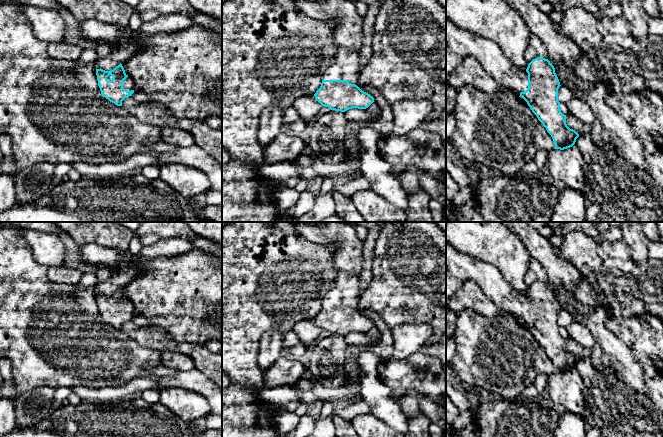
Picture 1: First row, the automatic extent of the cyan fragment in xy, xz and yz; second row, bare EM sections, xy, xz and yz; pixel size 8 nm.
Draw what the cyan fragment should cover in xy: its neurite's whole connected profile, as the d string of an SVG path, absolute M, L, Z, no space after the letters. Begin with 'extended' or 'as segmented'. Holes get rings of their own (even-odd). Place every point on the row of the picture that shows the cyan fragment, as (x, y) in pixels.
extended | M121 63L111 71L96 69L96 75L102 96L117 106L122 106L122 101L134 93L135 82L125 73Z

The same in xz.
extended | M337 47L334 63L322 75L315 99L322 106L335 111L368 108L374 98L357 86L360 71L359 51Z

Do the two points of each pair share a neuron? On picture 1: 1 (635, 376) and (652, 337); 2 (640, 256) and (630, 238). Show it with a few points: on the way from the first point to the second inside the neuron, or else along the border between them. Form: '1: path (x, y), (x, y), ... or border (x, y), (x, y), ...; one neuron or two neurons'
1: border (626, 345), (644, 373); two neurons
2: path (639, 252), (639, 247), (634, 242); one neuron

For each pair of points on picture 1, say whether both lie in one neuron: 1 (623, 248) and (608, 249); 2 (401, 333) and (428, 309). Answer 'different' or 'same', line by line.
1: same
2: different

